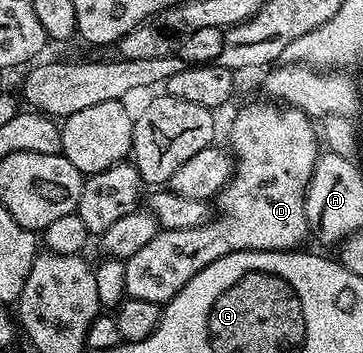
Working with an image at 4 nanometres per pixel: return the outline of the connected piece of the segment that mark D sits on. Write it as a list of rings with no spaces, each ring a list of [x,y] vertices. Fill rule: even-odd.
[[[263,101],[260,107],[243,107],[231,123],[230,150],[237,160],[237,166],[229,182],[213,199],[219,206],[219,216],[200,227],[184,231],[158,231],[133,257],[125,260],[126,298],[153,301],[165,304],[187,284],[205,265],[217,261],[234,251],[294,251],[302,248],[303,238],[309,235],[305,197],[307,186],[313,177],[315,162],[321,154],[321,135],[312,120],[303,111],[286,105],[272,105]]]

